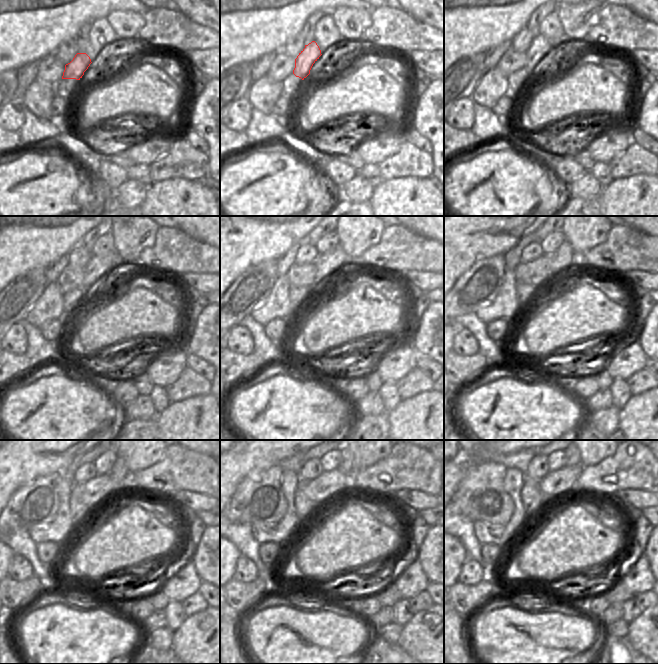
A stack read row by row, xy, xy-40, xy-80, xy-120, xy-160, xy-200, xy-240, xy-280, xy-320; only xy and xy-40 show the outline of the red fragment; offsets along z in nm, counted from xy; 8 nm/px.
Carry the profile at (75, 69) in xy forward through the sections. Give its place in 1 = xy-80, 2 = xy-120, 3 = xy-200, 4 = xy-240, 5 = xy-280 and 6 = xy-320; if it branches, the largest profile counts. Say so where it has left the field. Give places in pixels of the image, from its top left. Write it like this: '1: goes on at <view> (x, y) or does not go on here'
1: goes on at xy-80 (539, 47)
2: goes on at xy-120 (96, 268)
3: goes on at xy-200 (563, 257)
4: goes on at xy-240 (121, 477)
5: goes on at xy-280 (347, 466)
6: goes on at xy-320 (570, 460)

